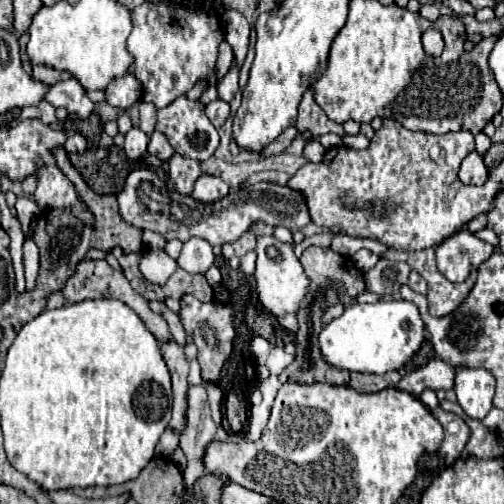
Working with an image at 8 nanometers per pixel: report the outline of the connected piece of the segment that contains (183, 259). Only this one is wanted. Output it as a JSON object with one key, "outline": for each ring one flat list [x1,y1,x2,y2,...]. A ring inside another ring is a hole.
{"outline":[[190,238,178,258,178,266,190,274,204,274,214,262,212,246,202,238]]}

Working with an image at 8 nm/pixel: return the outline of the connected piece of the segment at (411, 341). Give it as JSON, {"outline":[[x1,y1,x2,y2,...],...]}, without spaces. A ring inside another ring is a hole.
{"outline":[[378,300,374,304,350,304,340,318,324,324,318,344,324,362,338,370,386,374,398,370,420,348,424,322,418,308,406,300]]}

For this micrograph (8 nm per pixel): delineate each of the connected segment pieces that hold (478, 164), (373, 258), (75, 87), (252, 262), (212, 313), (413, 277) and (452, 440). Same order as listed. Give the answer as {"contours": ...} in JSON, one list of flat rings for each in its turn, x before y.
{"contours":[[[470,152,470,154,464,158,458,176,460,176,460,180,462,180,464,184,482,186,482,184,486,182,486,178,488,178,488,168,484,166,482,156,480,156,478,152]],[[358,250,358,252,354,254,354,266,356,266,360,272,370,270,378,260,380,260,380,256,376,256,376,254,370,252,370,250]],[[74,78,50,86,44,100,54,108,66,108,70,114,78,114,80,118,88,118,94,108,94,104,86,96,86,90]],[[250,251,243,255,240,259,240,271,246,275,253,275,256,267,256,253,254,251]],[[188,294,188,296,182,298,180,318,182,318,182,324,184,324,186,332,192,334,194,344,198,346,198,362,200,362,200,368,202,368,204,382,218,384,220,370,232,354,232,346,234,346,234,338,236,338,230,304,220,304,220,302,204,304,204,302,200,302,200,300,196,300,194,296]],[[410,272,410,280,408,280,408,286,414,290,414,292,418,292,418,294,426,294,428,292,428,286,426,286,426,282,424,282,424,278,418,274,418,272]],[[440,406,432,414,444,428,444,440,442,440,438,454,446,460,446,464,452,464,464,450,464,446,470,438,470,428,466,426,466,422,460,416,450,414,450,412,442,410]]]}

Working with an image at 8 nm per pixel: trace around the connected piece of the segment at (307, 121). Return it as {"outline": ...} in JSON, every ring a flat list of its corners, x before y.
{"outline":[[304,92,304,96,302,96,302,102,298,106,296,128,299,132,310,131,319,133,319,135,338,134,338,130,342,130,345,134,343,125,330,120,324,114,324,110,314,102,312,92]]}

